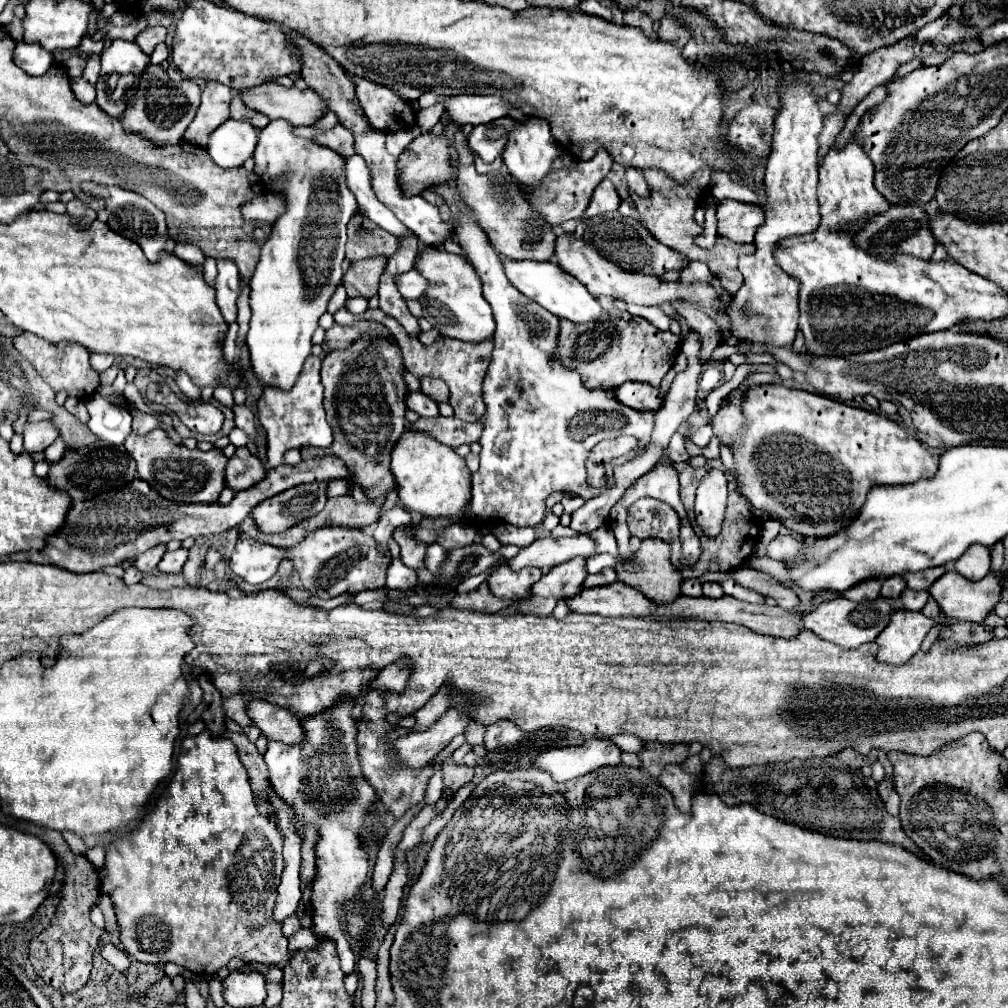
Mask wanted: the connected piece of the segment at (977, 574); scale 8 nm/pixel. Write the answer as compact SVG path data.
M974 544L960 556L960 560L954 562L954 570L962 574L968 580L982 580L990 572L990 548L984 548L982 544Z

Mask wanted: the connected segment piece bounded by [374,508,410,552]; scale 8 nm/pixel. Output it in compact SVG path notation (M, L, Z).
M390 508L390 510L386 510L386 512L378 518L378 526L376 526L376 530L374 530L374 538L376 538L378 546L380 546L380 552L388 552L388 538L392 536L392 532L394 532L398 526L406 524L408 520L410 520L410 514L406 514L406 512L400 510L400 508Z

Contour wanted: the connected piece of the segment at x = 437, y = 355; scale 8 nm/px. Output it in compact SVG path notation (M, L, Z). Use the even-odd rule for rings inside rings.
M342 307L334 314L336 323L342 326L353 326L360 320L370 320L384 324L392 336L400 336L400 340L396 340L402 348L402 360L404 366L410 374L414 374L416 378L424 378L422 380L422 392L426 396L430 396L436 402L448 402L448 388L450 388L450 406L456 412L456 418L464 420L464 422L476 422L482 418L486 404L482 400L482 380L486 376L488 364L490 364L490 356L492 356L492 340L484 340L480 344L470 344L470 342L460 342L454 338L446 338L446 336L438 336L438 340L432 346L424 346L418 336L420 330L414 334L408 334L392 316L388 316L384 310L380 308L370 308L362 314L356 316ZM432 378L440 378L440 380L432 380Z

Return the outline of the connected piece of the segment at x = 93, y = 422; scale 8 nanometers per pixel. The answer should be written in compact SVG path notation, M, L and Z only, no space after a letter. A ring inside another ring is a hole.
M96 394L92 400L86 402L86 408L90 412L88 428L104 442L110 444L124 444L124 440L132 432L132 416L128 410L118 408L104 400L100 394Z

